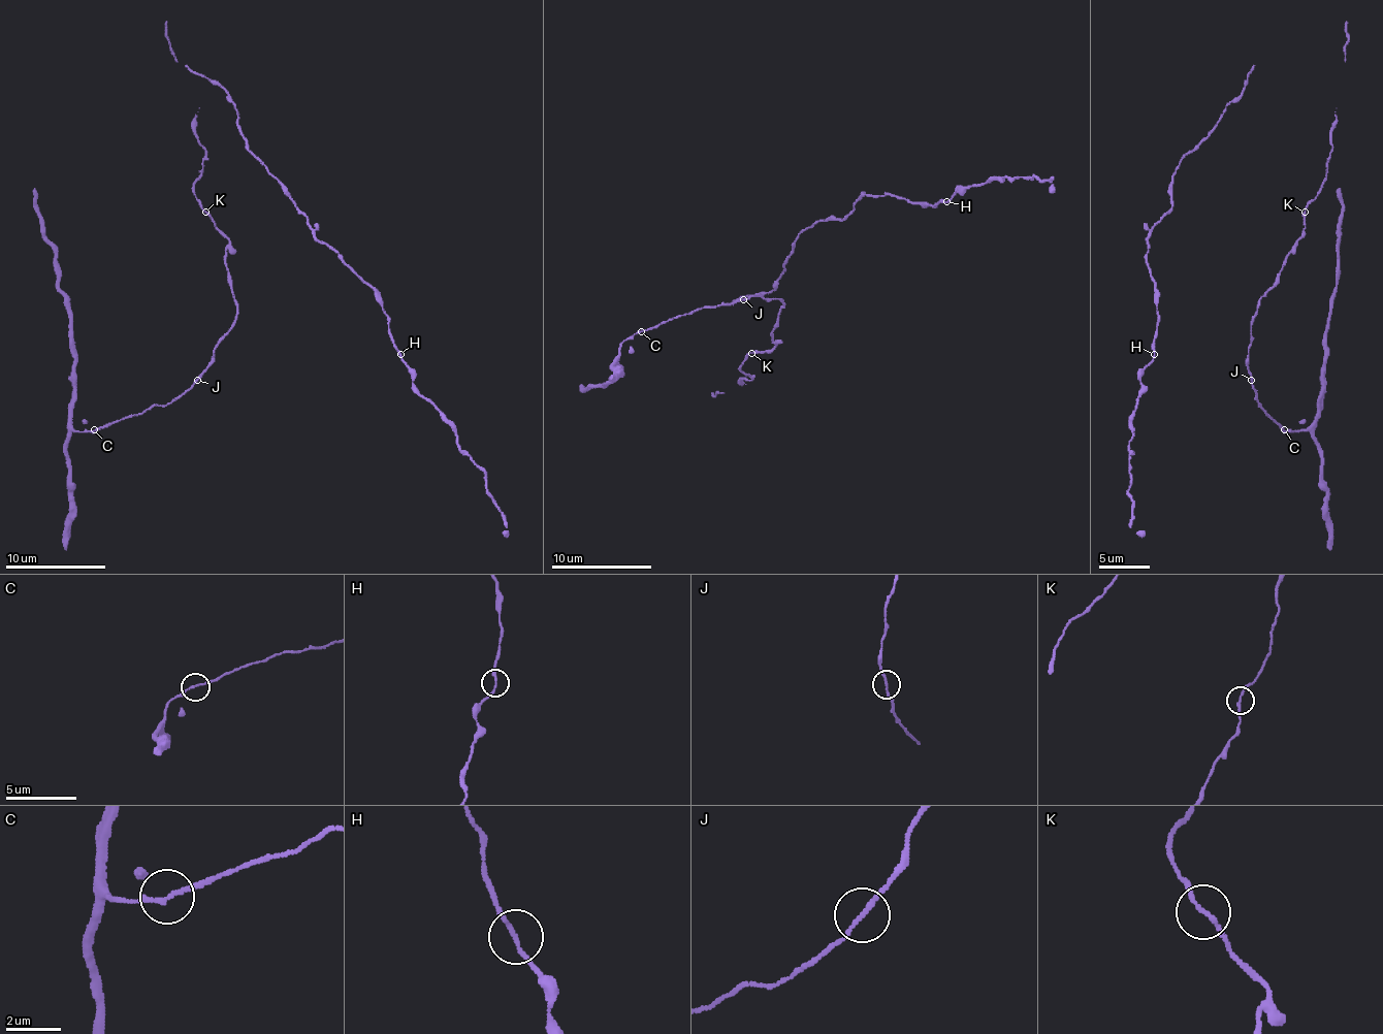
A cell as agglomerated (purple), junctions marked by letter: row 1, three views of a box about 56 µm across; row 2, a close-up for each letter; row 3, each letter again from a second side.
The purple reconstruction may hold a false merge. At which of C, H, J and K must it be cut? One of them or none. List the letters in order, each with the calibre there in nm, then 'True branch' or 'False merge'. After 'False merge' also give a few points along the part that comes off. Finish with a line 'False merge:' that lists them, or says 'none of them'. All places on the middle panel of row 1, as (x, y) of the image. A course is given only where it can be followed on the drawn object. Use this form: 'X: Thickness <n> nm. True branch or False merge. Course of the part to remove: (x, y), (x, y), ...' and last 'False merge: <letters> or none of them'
C: Thickness 140 nm. True branch
H: Thickness 150 nm. True branch
J: Thickness 140 nm. True branch
K: Thickness 140 nm. True branch
False merge: none of them

